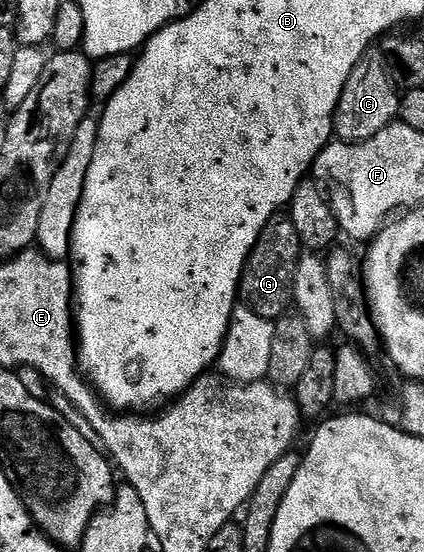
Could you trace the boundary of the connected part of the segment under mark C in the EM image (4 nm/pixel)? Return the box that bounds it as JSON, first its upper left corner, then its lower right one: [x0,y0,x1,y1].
[333,48,401,143]

